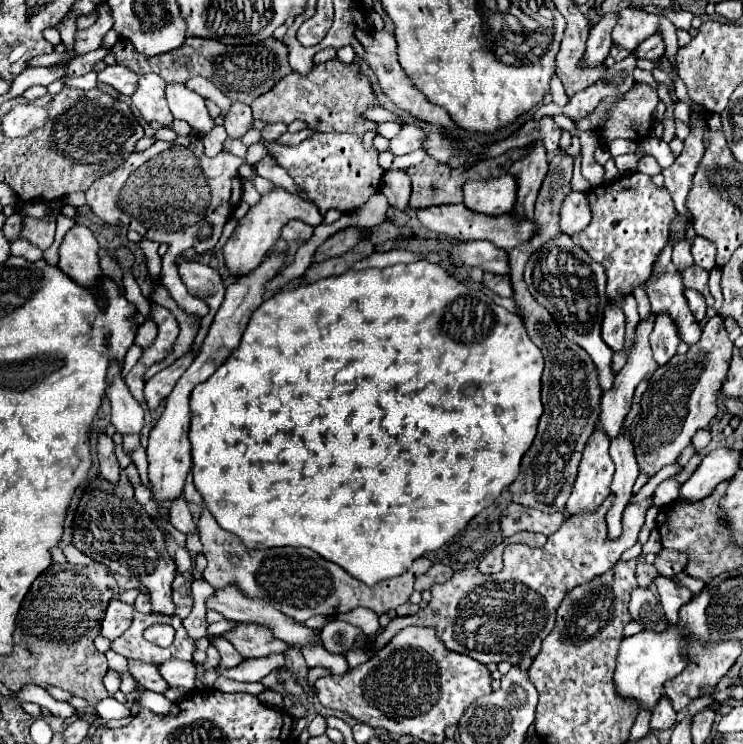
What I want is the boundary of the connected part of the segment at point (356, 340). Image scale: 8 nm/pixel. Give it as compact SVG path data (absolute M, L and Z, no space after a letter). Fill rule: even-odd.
M426 260L396 264L384 270L348 270L340 276L322 278L294 290L280 290L266 298L252 314L240 346L232 350L226 362L190 394L194 486L220 528L236 534L248 550L262 550L262 546L304 546L342 566L356 580L374 586L380 580L404 574L416 558L444 546L516 480L520 460L536 436L542 414L542 370L542 354L528 338L524 324L516 314L494 304L494 300L482 292L466 288L442 266Z

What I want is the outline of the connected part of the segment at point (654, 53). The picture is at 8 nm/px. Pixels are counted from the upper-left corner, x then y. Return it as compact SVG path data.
M656 32L654 36L650 36L650 38L646 38L640 46L638 46L638 58L646 58L646 60L656 60L656 58L660 58L660 56L664 56L664 40L662 40L662 34L660 32Z

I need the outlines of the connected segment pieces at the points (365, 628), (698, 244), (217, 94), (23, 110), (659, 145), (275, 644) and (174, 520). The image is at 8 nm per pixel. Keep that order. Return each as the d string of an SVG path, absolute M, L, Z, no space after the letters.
M354 608L338 618L362 628L362 632L372 632L374 626L378 626L378 614L374 610L368 610L368 608Z
M696 236L694 242L692 242L692 258L694 258L694 262L704 270L712 270L716 266L714 256L716 256L716 246L712 246L712 242L708 242L706 238Z
M200 76L190 78L190 80L186 82L186 86L188 86L190 90L198 92L198 94L204 96L204 98L210 98L218 108L222 108L222 114L226 114L226 112L230 110L230 106L232 106L232 100L226 98L226 96L224 96L212 82L208 82L206 78L200 78Z
M32 102L18 104L2 118L2 130L6 138L24 138L36 128L44 126L48 120L48 110L42 106L36 106Z
M646 138L646 140L642 140L642 142L638 144L638 148L636 148L636 156L640 156L640 158L642 158L642 156L654 156L662 168L672 166L674 160L676 160L674 154L670 152L668 144L666 144L664 140L656 140L656 138Z
M238 624L234 630L224 634L224 638L234 644L242 658L260 658L292 648L284 640L278 640L268 626L260 624Z
M183 496L172 501L170 506L170 521L178 531L184 534L198 533L188 504Z

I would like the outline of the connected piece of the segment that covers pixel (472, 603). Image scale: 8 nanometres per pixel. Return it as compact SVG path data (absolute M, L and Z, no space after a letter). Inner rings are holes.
M610 496L594 514L586 512L580 516L568 516L564 524L548 537L544 548L508 544L504 552L504 568L498 574L482 576L476 568L456 572L448 582L432 586L432 600L426 608L420 608L414 616L396 616L372 644L370 652L374 654L380 650L406 626L434 626L450 650L466 654L482 664L504 660L510 664L520 664L524 658L534 658L540 652L542 640L552 632L556 608L566 592L592 580L604 570L610 570L620 560L622 552L636 544L646 510L650 508L650 500L652 498L632 502L626 508L624 532L618 540L606 538L604 516L612 502Z

